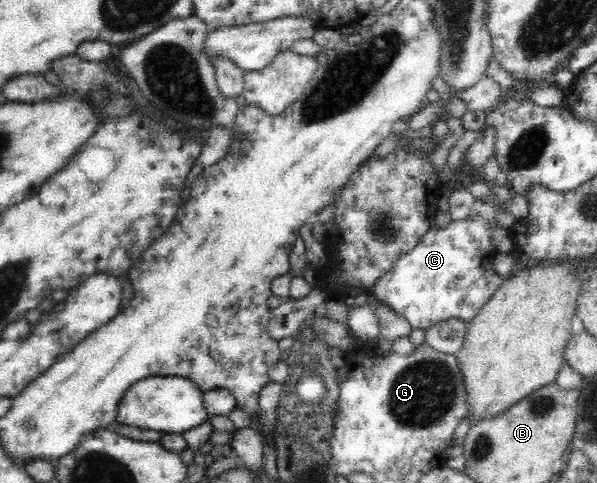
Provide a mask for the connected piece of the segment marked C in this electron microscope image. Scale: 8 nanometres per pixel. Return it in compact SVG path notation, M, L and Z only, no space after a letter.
M508 184L504 188L508 188L513 194L506 201L500 202L499 196L495 193L491 197L476 198L470 214L464 220L454 220L446 228L432 226L420 242L412 250L397 258L392 270L374 284L371 293L374 300L401 314L411 324L411 329L421 328L424 331L438 320L448 318L461 318L468 322L473 319L506 279L494 270L492 261L494 254L498 254L499 251L492 245L489 232L495 228L502 228L498 222L498 215L504 212L518 219L528 216L528 203L524 196L512 191L512 187Z

